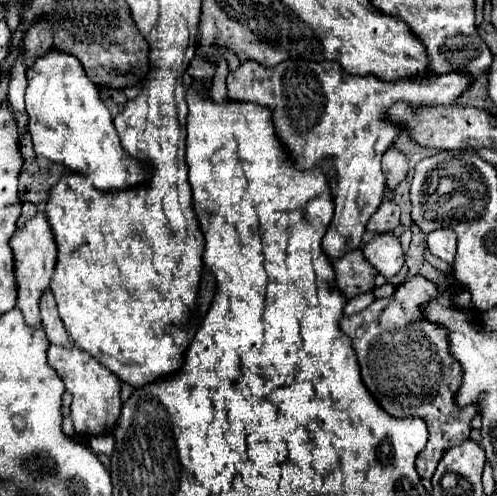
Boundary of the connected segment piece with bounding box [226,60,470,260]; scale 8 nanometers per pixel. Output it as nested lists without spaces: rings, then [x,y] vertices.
[[[246,60],[238,66],[238,70],[230,72],[226,78],[228,84],[228,96],[234,100],[250,100],[258,102],[264,106],[270,106],[274,110],[274,124],[278,128],[278,136],[284,142],[284,146],[290,150],[292,158],[300,168],[312,168],[316,164],[322,164],[324,158],[334,160],[334,170],[336,170],[336,184],[332,188],[334,194],[334,218],[328,226],[326,238],[322,240],[324,252],[334,260],[338,256],[344,256],[346,252],[360,248],[362,244],[362,234],[366,230],[366,222],[370,216],[378,210],[378,206],[384,200],[384,174],[380,170],[380,158],[382,154],[396,142],[400,134],[400,126],[388,120],[388,110],[396,102],[404,102],[412,108],[422,108],[422,106],[436,106],[436,104],[452,104],[470,84],[466,76],[460,72],[450,72],[442,74],[436,78],[420,78],[420,80],[380,80],[374,74],[348,74],[344,68],[340,68],[338,62],[334,60],[324,60],[324,62],[312,62],[312,60],[284,60],[278,66],[262,66],[254,60]]]

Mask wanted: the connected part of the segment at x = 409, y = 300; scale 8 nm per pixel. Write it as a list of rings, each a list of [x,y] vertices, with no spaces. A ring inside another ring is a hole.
[[[416,274],[400,284],[390,300],[374,300],[366,310],[340,320],[342,332],[352,338],[362,380],[378,404],[392,416],[418,416],[428,424],[428,444],[416,458],[416,470],[422,478],[434,474],[446,448],[458,446],[470,438],[470,422],[478,414],[478,406],[474,404],[466,408],[456,404],[456,392],[462,384],[464,370],[450,354],[450,332],[442,324],[426,320],[422,312],[438,294],[440,288],[434,282]],[[432,364],[436,364],[436,368]]]

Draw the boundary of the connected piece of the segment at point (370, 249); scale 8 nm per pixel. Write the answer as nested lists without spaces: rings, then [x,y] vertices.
[[[394,234],[376,236],[372,242],[364,244],[364,254],[366,254],[366,260],[384,278],[394,276],[404,264],[404,254],[402,254],[402,248],[400,248],[400,240]]]

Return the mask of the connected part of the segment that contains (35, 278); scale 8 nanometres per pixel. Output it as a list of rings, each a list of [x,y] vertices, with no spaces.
[[[38,212],[34,218],[26,222],[24,228],[20,228],[12,240],[12,252],[14,252],[14,278],[16,278],[16,308],[22,310],[24,320],[28,326],[42,328],[40,320],[40,298],[50,290],[50,280],[54,276],[56,268],[56,244],[54,244],[54,234],[50,232],[50,226],[46,224],[46,216]]]

